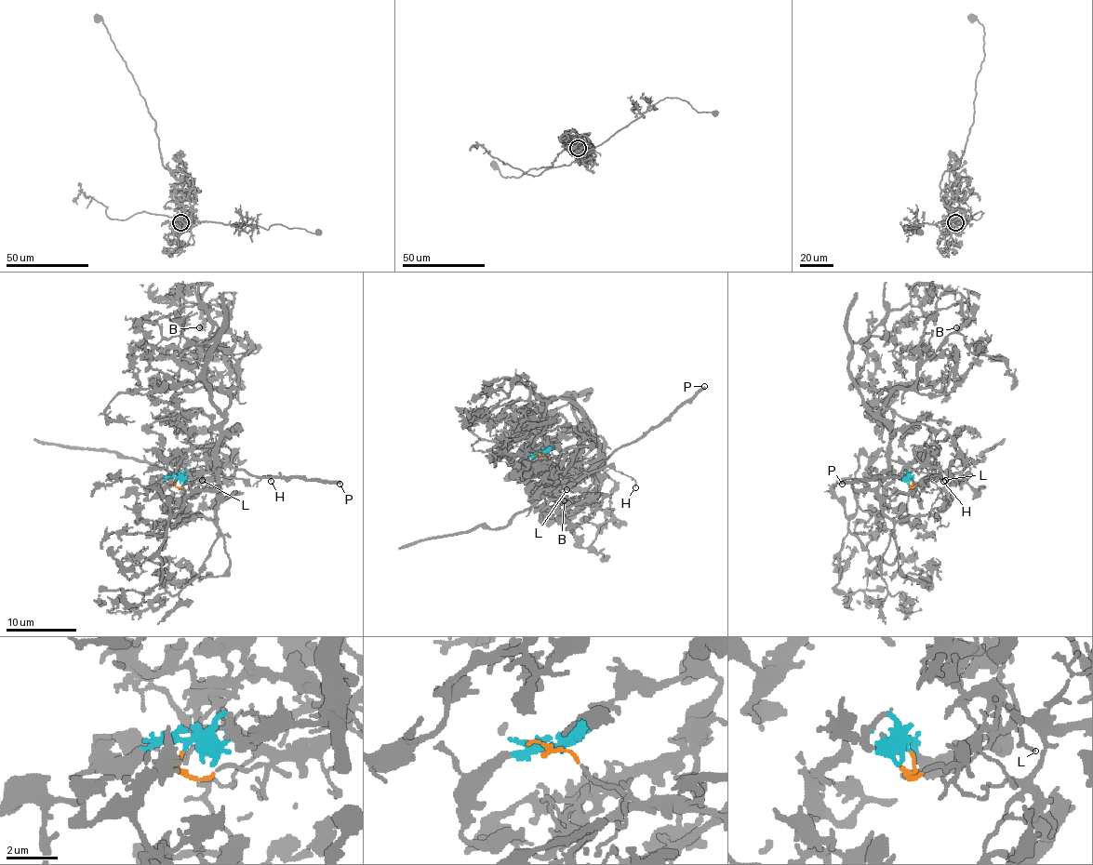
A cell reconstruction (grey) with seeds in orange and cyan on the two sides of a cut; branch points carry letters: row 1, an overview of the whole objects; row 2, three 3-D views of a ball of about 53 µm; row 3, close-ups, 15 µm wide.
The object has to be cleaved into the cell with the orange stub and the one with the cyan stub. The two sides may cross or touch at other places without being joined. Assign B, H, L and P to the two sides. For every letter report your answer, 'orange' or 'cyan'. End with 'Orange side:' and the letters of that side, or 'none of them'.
B: cyan
H: orange
L: orange
P: orange
Orange side: H, L, P

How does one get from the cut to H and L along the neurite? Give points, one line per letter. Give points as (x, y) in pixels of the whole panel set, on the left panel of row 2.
H: (174, 480), (180, 487), (200, 480), (212, 480), (221, 475), (251, 485), (265, 475), (271, 475), (271, 480)
L: (174, 480), (180, 487), (196, 484), (200, 480), (211, 480), (219, 470), (209, 468), (202, 480)

